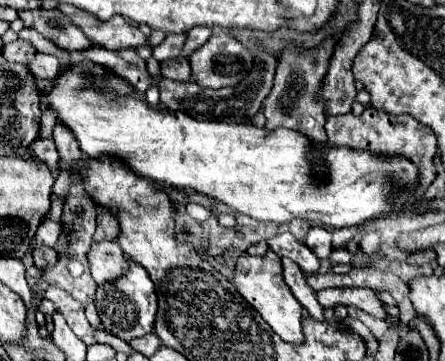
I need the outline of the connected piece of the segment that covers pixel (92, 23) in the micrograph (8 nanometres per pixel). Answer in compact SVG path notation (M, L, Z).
M59 4L57 8L61 14L69 16L71 22L75 22L75 26L79 26L83 34L87 34L87 38L97 46L103 46L107 50L123 50L123 48L137 50L141 46L149 46L147 36L143 36L137 26L131 26L123 16L99 22L97 18L93 18L83 10L77 10L75 6Z

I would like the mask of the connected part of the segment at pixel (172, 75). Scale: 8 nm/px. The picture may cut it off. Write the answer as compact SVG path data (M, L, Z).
M179 58L175 62L167 62L161 66L163 78L169 80L179 80L179 82L189 82L191 80L191 66L185 58Z

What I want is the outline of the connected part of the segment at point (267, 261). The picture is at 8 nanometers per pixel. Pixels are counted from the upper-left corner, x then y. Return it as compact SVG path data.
M269 248L265 256L249 256L243 254L237 260L237 276L233 276L233 282L239 290L239 294L263 316L263 320L273 328L275 334L279 334L285 342L301 344L303 342L303 306L295 300L291 290L287 290L287 284L281 276L281 258Z

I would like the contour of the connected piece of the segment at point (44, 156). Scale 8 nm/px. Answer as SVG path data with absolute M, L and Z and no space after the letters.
M49 138L49 140L35 140L33 150L35 150L35 154L37 154L39 160L47 162L47 166L49 166L51 170L57 170L57 164L59 164L59 152L57 152L57 148L55 148L53 138Z

